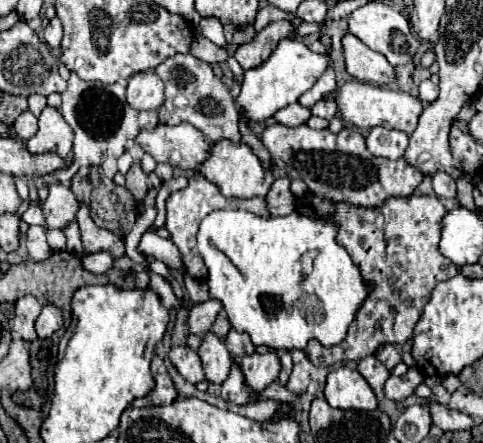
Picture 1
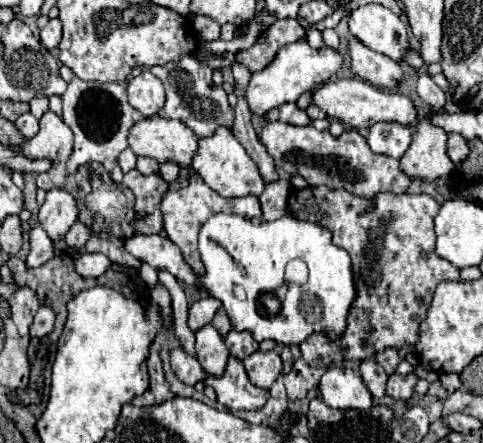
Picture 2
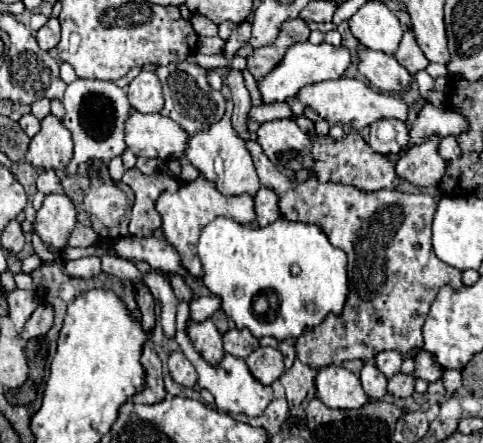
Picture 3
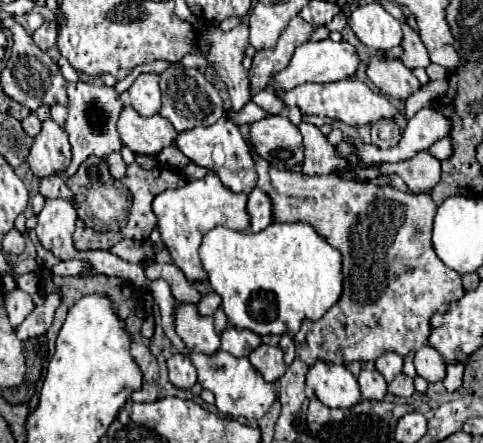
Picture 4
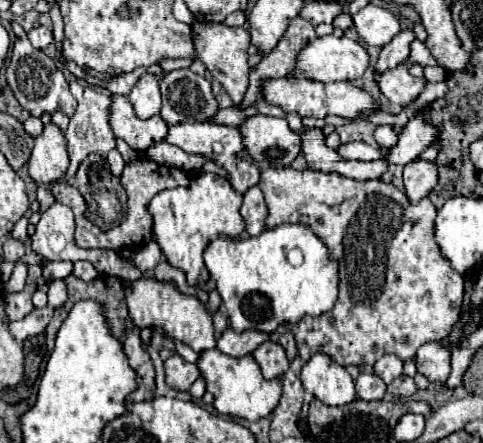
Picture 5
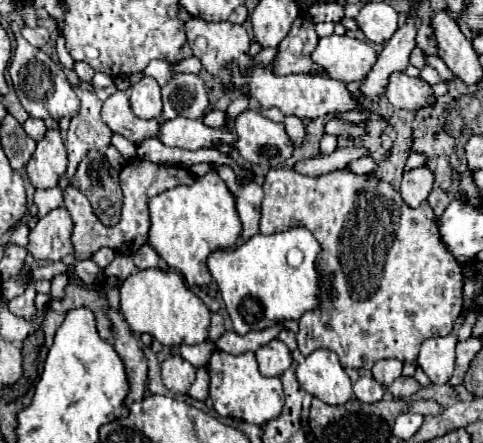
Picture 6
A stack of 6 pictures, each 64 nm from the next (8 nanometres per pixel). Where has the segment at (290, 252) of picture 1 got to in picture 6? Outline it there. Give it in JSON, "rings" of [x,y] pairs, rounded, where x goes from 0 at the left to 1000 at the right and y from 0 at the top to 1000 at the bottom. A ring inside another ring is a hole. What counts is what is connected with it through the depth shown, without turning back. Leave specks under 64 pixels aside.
{"rings":[[[609,510],[571,528],[530,528],[489,560],[451,560],[431,578],[431,609],[451,641],[472,713],[493,754],[518,745],[547,745],[571,727],[621,722],[629,704],[663,691],[667,619],[654,600],[654,582],[667,569],[658,542],[634,515]],[[600,560],[621,560],[629,591],[605,605],[592,591]]]}

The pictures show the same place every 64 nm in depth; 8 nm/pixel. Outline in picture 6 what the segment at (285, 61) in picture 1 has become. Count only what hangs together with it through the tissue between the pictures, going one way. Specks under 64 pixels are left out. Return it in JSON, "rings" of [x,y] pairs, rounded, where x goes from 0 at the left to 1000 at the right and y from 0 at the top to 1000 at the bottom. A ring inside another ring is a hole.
{"rings":[[[687,77],[658,90],[646,135],[667,153],[658,167],[720,190],[758,176],[778,140],[778,122],[758,95],[745,95],[741,86]]]}

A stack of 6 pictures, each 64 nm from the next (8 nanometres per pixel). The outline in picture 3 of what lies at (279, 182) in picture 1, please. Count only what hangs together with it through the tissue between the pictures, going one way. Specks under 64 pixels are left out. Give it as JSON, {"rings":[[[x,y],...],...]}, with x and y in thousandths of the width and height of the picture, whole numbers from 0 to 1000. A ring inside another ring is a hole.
{"rings":[[[538,424],[534,429],[534,438],[526,442],[534,510],[559,506],[563,497],[576,497],[584,488],[576,456],[580,456],[580,447],[576,447],[576,438],[563,424]]]}

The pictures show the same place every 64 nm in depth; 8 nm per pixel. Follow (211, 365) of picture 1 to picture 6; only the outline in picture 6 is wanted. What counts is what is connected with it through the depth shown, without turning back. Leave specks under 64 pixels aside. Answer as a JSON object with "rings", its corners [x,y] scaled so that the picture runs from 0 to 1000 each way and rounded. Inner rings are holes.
{"rings":[[[290,609],[265,623],[248,646],[248,700],[277,754],[306,749],[340,781],[356,777],[418,777],[431,772],[435,700],[427,686],[381,646],[364,609]]]}

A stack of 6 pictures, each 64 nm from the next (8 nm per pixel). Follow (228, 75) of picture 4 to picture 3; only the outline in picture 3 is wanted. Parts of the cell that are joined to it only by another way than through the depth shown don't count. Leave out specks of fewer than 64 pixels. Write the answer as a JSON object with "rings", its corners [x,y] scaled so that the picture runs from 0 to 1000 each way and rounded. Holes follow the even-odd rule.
{"rings":[[[501,50],[497,59],[489,59],[480,68],[480,81],[468,90],[468,104],[464,104],[464,122],[472,131],[480,131],[489,122],[493,108],[501,108],[518,86],[518,54],[513,50]],[[493,158],[476,163],[472,194],[484,226],[480,284],[509,321],[538,415],[576,433],[584,488],[663,510],[683,551],[708,560],[720,578],[725,659],[712,704],[704,718],[679,713],[663,736],[634,745],[613,767],[617,813],[642,831],[671,831],[683,822],[704,826],[733,808],[766,813],[795,790],[824,790],[836,799],[853,786],[874,786],[874,731],[907,655],[919,641],[940,650],[957,646],[952,609],[928,605],[928,596],[894,569],[894,488],[903,483],[903,451],[886,438],[836,438],[824,429],[745,433],[733,420],[667,415],[654,411],[654,402],[625,415],[609,411],[580,393],[555,352],[547,352],[538,325],[518,312],[513,253],[522,230]]]}

